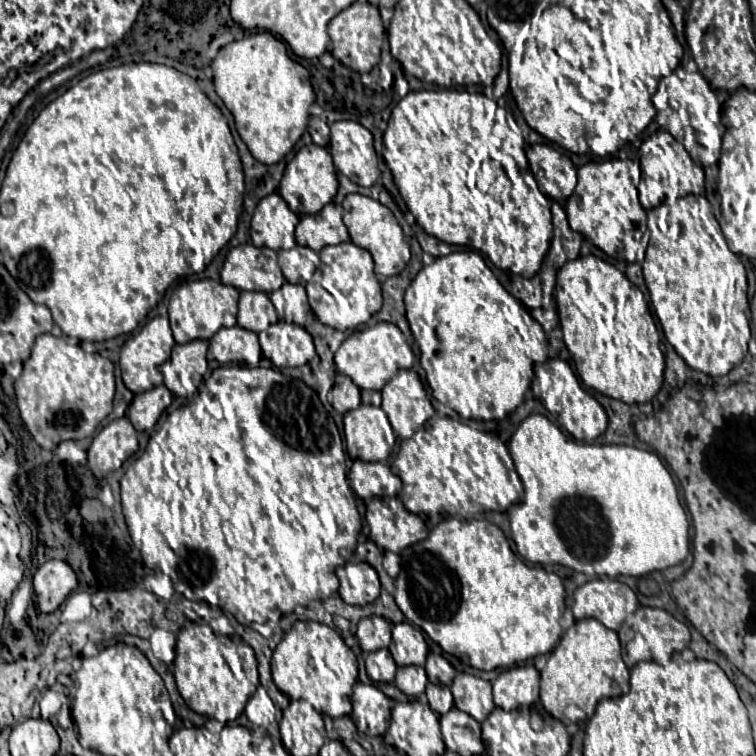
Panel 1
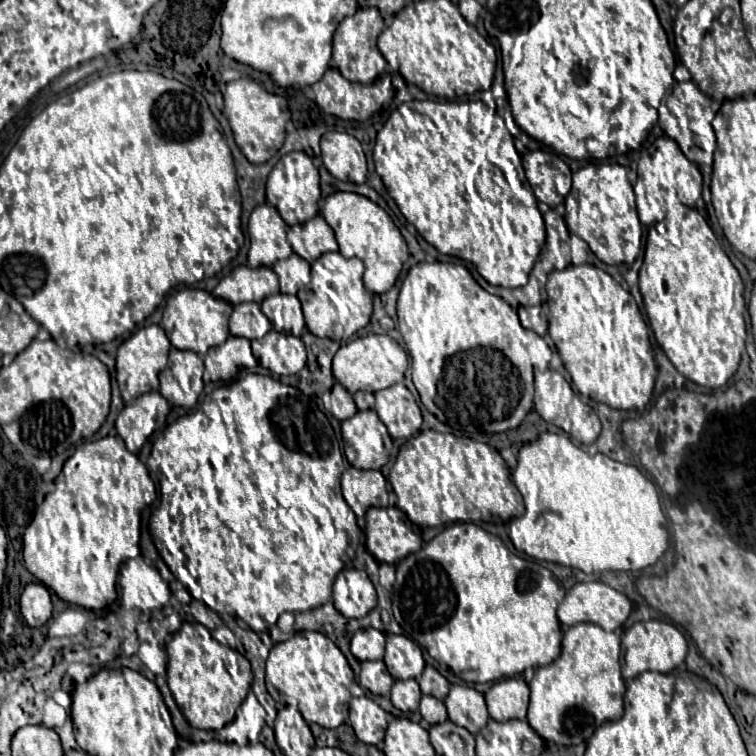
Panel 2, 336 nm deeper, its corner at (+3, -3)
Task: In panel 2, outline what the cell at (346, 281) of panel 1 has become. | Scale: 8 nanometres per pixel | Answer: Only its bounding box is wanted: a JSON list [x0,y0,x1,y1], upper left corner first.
[297,252,373,342]

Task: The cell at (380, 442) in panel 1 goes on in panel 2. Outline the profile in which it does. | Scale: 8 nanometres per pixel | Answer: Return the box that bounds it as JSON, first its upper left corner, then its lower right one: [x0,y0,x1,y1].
[341,410,393,470]

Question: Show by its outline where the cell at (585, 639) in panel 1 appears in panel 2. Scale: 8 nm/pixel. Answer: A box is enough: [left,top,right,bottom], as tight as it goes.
[527,624,626,746]

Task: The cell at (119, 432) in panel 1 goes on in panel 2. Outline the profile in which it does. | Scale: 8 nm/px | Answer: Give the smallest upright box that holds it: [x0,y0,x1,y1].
[23,436,157,612]

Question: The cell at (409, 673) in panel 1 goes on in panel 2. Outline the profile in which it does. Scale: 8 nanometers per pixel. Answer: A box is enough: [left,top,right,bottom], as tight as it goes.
[391,680,421,712]

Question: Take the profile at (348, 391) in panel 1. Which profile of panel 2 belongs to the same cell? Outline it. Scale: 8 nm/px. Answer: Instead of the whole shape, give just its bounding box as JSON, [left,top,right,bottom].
[322,382,357,420]

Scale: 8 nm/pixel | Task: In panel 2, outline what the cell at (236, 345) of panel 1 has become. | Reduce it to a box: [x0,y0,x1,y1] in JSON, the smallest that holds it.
[203,336,258,382]

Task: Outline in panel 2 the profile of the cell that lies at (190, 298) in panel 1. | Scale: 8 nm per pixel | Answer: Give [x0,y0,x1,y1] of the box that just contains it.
[161,287,233,354]

